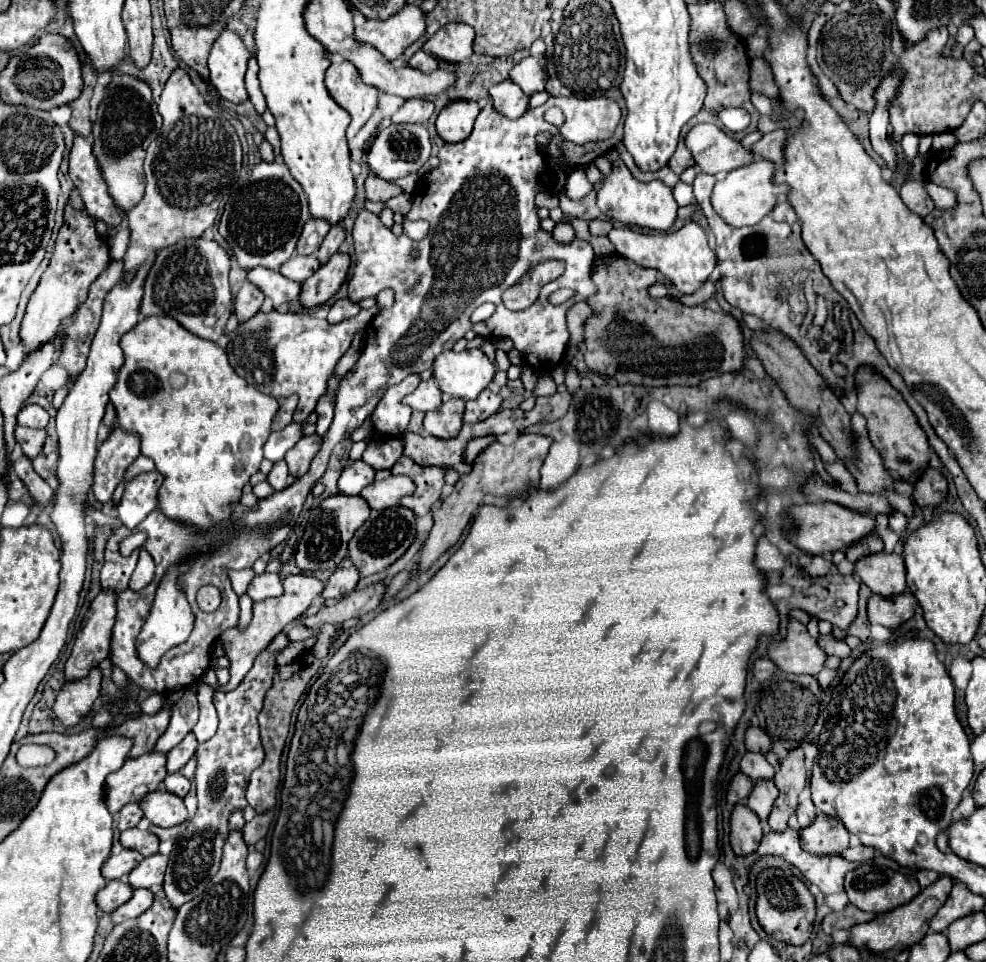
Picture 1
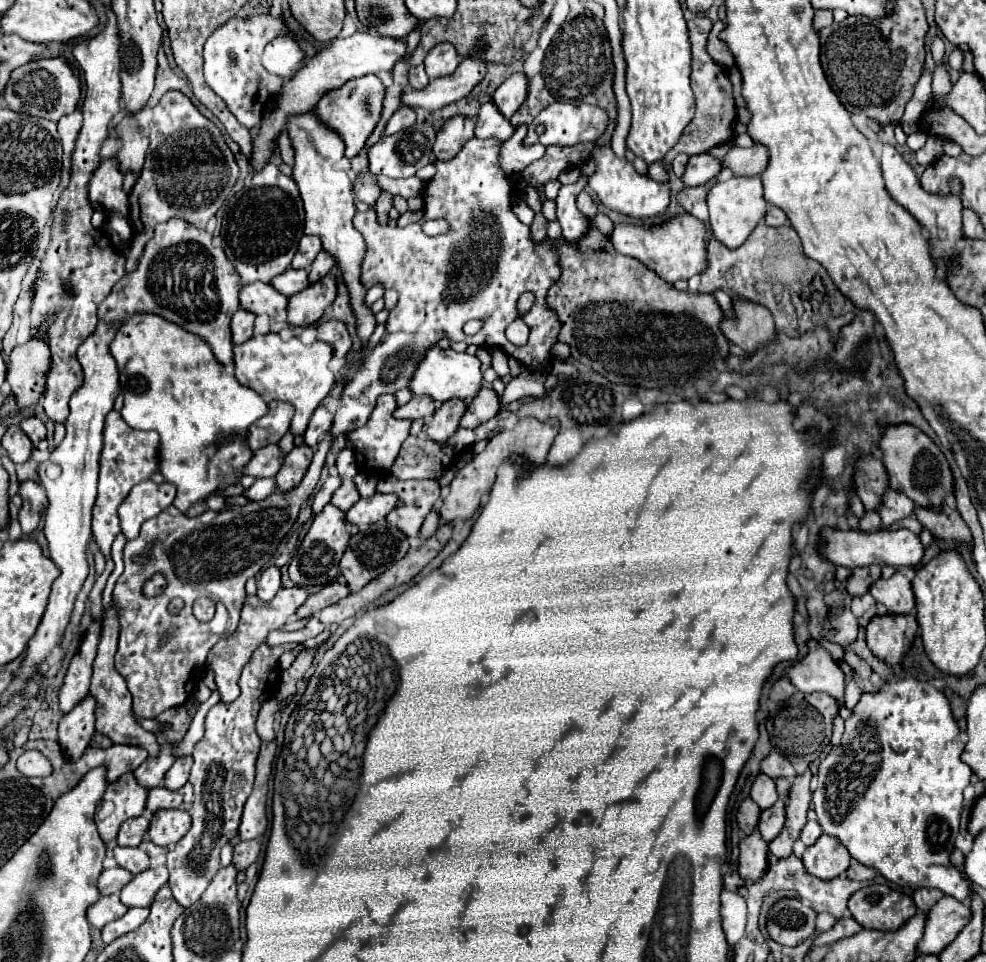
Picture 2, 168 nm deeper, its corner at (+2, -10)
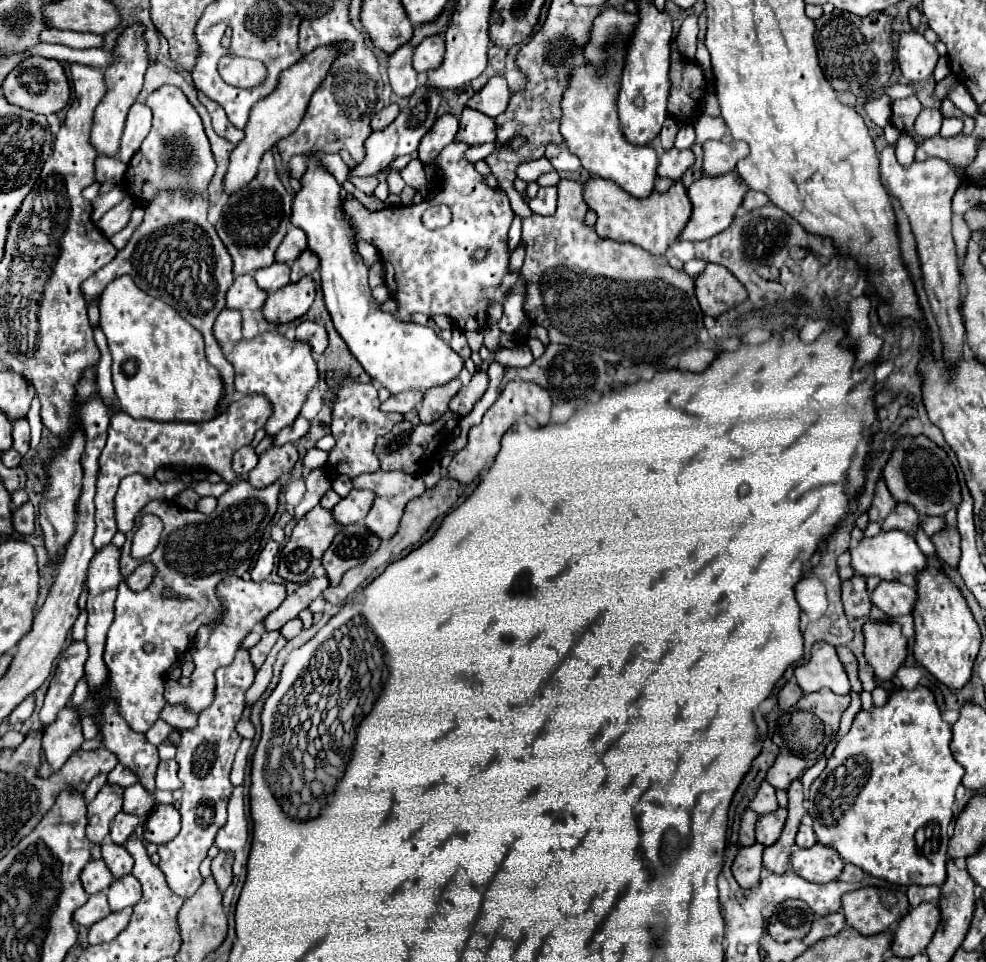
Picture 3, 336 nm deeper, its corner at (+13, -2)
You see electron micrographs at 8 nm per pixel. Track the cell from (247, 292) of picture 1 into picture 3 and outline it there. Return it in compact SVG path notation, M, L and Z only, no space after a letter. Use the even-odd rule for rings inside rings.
M222 310L218 314L218 318L214 322L214 336L222 348L228 348L242 340L240 322L242 322L242 318L240 318L238 310Z

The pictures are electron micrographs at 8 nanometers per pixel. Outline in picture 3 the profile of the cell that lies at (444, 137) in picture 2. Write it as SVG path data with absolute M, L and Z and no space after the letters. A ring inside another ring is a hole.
M444 114L440 116L432 130L422 138L420 146L418 146L418 158L428 164L436 158L436 154L440 154L442 148L446 148L450 142L454 142L458 132L458 118L454 114Z

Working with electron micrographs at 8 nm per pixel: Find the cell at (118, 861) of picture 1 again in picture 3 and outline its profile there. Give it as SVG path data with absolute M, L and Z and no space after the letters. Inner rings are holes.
M92 860L82 870L82 886L86 894L104 892L108 890L110 884L112 884L112 874L108 874L108 866L104 864L104 860Z

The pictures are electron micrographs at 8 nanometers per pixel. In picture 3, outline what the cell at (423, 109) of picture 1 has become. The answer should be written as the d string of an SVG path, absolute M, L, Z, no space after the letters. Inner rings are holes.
M390 104L390 106L382 108L380 112L376 112L374 118L372 118L372 122L370 122L372 130L382 130L382 128L386 128L388 124L392 124L392 120L398 116L398 112L400 112L400 108L398 108L396 104Z

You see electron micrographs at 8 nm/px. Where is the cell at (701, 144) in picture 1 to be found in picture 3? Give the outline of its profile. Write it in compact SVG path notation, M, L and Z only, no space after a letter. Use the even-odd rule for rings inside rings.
M668 150L662 154L660 164L658 164L658 176L668 176L672 180L680 178L690 166L694 164L694 154L692 150Z

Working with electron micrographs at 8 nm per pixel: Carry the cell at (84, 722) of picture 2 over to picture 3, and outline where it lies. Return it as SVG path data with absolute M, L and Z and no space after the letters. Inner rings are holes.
M66 706L64 710L60 710L56 722L44 730L40 766L42 778L50 778L70 758L70 754L74 754L82 746L84 736L78 720L80 718L76 710L72 706Z

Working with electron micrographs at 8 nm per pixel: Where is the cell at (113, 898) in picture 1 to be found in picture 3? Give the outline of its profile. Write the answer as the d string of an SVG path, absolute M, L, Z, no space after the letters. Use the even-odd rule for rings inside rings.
M98 892L98 894L92 894L88 898L88 902L74 912L74 920L80 926L90 928L92 924L106 918L108 914L110 914L110 908L108 908L108 900L106 900L106 892Z

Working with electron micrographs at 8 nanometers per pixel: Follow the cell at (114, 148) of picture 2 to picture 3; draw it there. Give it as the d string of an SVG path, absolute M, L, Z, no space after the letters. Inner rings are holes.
M110 156L96 158L96 182L124 180L124 174L126 174L126 164L120 162L118 158L110 158Z

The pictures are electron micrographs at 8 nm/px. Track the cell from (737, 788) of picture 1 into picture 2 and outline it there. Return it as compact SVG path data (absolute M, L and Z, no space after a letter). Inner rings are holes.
M745 798L741 802L741 806L737 810L737 824L745 836L755 830L757 822L759 822L759 814L761 814L761 810L759 810L759 806L755 806L755 802L751 798Z

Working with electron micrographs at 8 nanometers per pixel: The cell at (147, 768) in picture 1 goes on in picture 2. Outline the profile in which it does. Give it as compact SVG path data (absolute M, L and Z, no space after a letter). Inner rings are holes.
M133 772L123 774L123 778L107 786L105 796L101 798L101 804L97 804L95 812L95 824L105 842L117 836L121 822L145 812L147 794L149 790L145 786L139 786L137 778L133 778Z

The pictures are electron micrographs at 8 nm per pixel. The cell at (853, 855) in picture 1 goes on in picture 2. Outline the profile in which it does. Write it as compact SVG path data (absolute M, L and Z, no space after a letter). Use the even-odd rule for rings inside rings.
M853 860L851 866L847 868L847 876L851 880L871 880L875 874L877 874L875 868L869 868L869 866L865 866L865 864L857 862L857 860Z

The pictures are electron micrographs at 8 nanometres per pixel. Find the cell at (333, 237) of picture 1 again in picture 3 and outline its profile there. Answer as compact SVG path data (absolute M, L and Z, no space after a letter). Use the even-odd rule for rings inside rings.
M304 250L290 266L292 274L290 274L290 282L298 282L300 278L312 274L314 270L318 270L318 258L312 250Z

